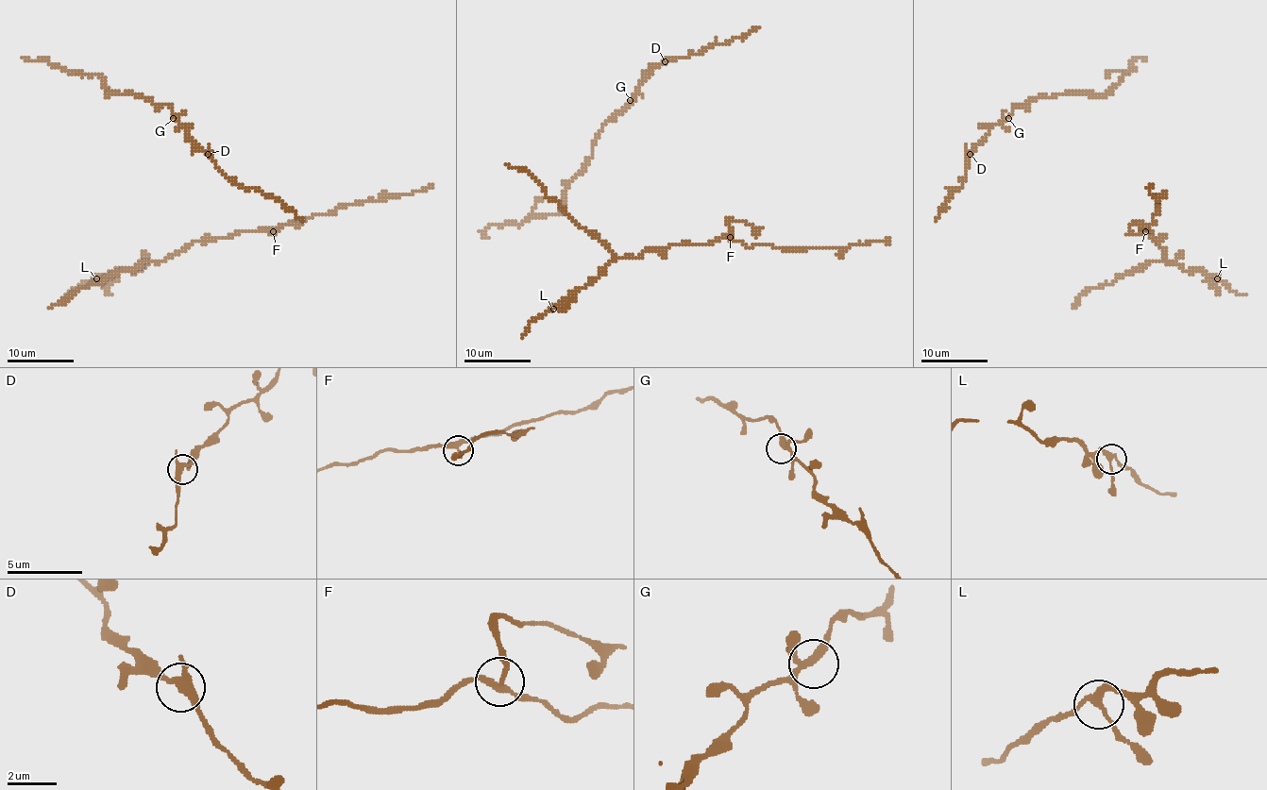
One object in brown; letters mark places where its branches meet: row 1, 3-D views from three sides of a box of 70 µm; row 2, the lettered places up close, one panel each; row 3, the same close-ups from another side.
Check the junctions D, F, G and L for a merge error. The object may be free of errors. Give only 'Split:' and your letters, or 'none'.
Split: F

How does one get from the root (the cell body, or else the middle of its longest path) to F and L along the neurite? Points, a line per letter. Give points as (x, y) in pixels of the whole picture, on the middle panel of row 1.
F: (599, 241), (616, 257), (640, 257), (647, 250), (665, 250), (682, 243), (708, 245), (721, 237), (730, 237)
L: (599, 241), (613, 255), (613, 260), (599, 277), (591, 278), (582, 289), (573, 291), (553, 309)

